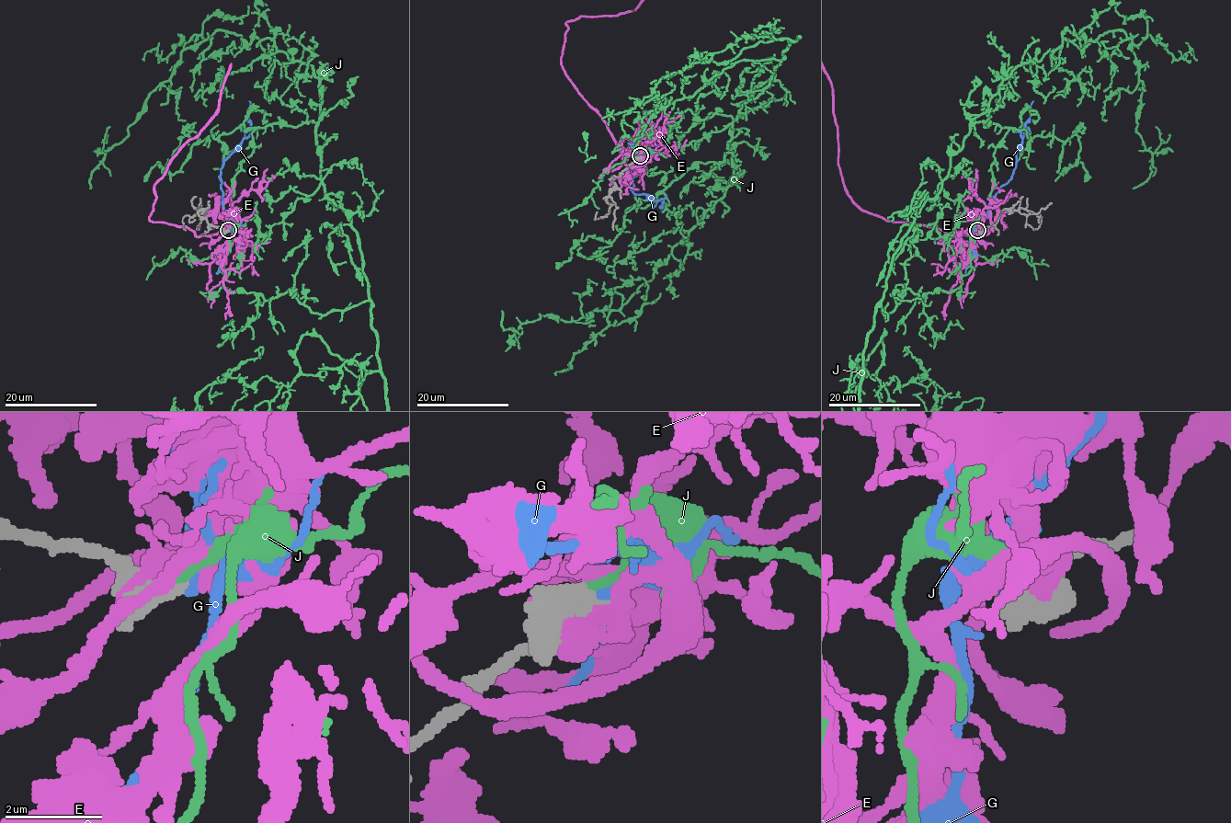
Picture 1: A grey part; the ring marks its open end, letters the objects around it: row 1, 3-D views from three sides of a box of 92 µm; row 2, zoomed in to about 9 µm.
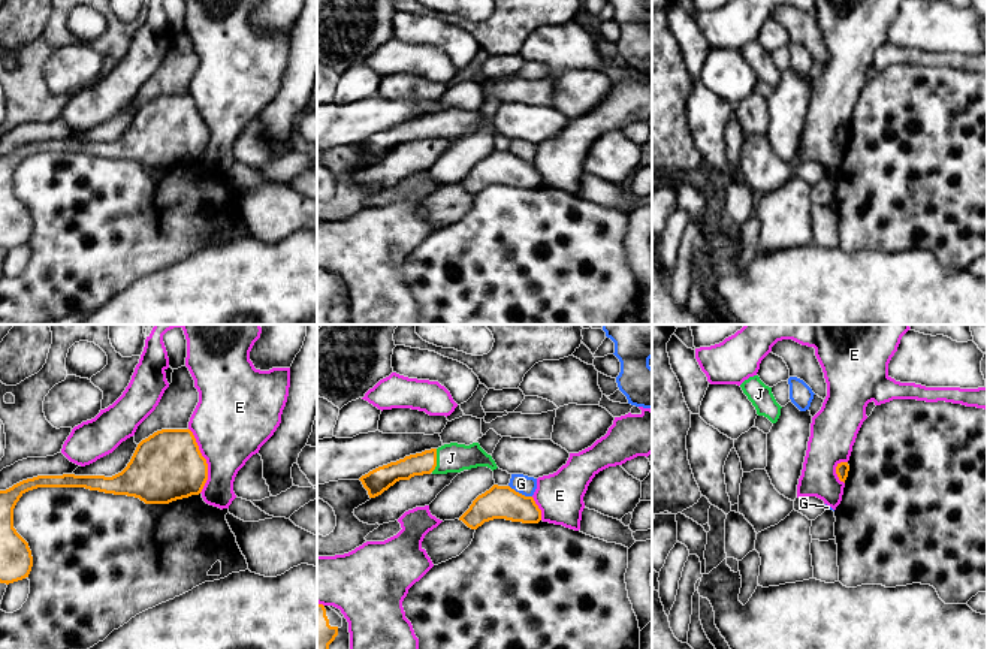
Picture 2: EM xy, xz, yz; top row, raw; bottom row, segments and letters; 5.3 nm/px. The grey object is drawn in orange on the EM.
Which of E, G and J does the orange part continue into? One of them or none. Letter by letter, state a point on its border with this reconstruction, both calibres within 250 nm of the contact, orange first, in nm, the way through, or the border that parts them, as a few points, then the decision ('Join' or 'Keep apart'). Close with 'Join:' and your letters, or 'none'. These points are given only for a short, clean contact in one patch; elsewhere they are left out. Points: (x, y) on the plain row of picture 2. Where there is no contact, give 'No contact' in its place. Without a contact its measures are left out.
E: Touches orange at xy (205, 126). Thickness 380 nm (orange) against 420 nm. Boundary: xy (189, 93), (207, 129), (207, 147), (201, 157). Keep apart
G: Touches orange at xz (521, 159). Thickness 180 nm (orange) against 100 nm. Boundary: xz (509, 150), (531, 162). Keep apart
J: Touches orange at xz (435, 126). Thickness 120 nm (orange) against 160 nm. Path across: xz (425, 127), (435, 126), (450, 123). Join
Join: J

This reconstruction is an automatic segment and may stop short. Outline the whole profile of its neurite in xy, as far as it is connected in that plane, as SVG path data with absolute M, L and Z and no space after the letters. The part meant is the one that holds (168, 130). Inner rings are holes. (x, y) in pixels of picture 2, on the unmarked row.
M162 94L142 105L127 132L112 141L37 141L0 156L0 248L28 242L33 221L13 193L19 163L37 153L85 153L135 162L145 169L169 169L199 160L208 145L208 129L190 94Z

